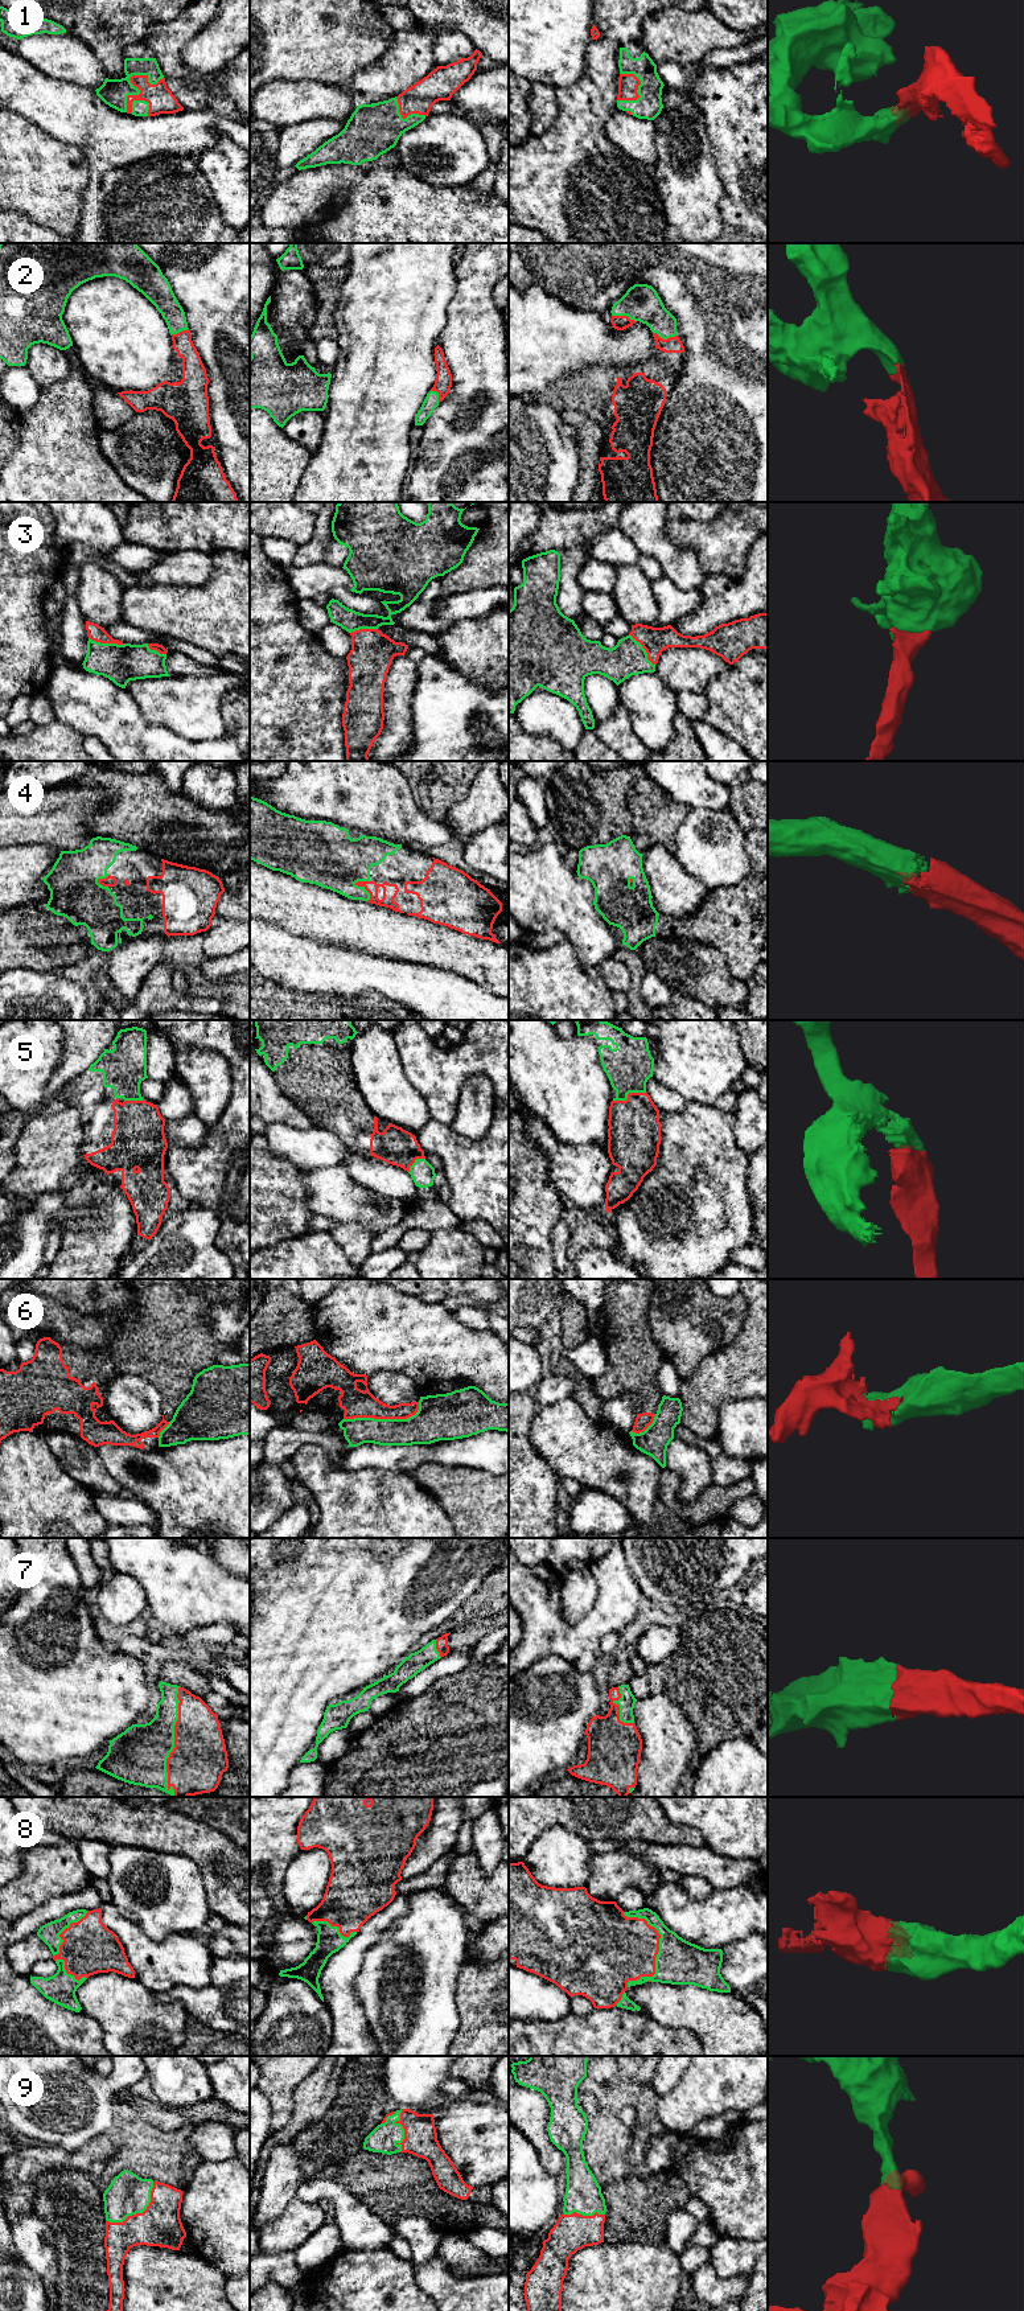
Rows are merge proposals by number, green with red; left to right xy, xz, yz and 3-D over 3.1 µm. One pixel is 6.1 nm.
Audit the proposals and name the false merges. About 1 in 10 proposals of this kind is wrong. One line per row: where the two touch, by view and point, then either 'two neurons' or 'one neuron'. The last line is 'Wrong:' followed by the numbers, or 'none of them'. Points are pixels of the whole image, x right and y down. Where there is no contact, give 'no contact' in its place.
1: meets green in xy at (130, 81); one neuron
2: meets green in yz at (624, 315); one neuron
3: meets green in xy at (107, 644); one neuron
4: meets green in xz at (365, 889); one neuron
5: meets green in yz at (628, 1093); one neuron
6: meets green in xz at (385, 1419); two neurons
7: meets green in xy at (173, 1742); one neuron
8: meets green in yz at (659, 1950); one neuron
9: meets green in xy at (139, 2212); one neuron
Wrong: 6

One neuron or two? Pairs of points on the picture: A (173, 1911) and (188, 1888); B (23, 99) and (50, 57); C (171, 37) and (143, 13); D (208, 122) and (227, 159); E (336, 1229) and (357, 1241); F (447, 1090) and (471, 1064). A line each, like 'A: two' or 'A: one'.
A: one
B: two
C: two
D: two
E: one
F: one

